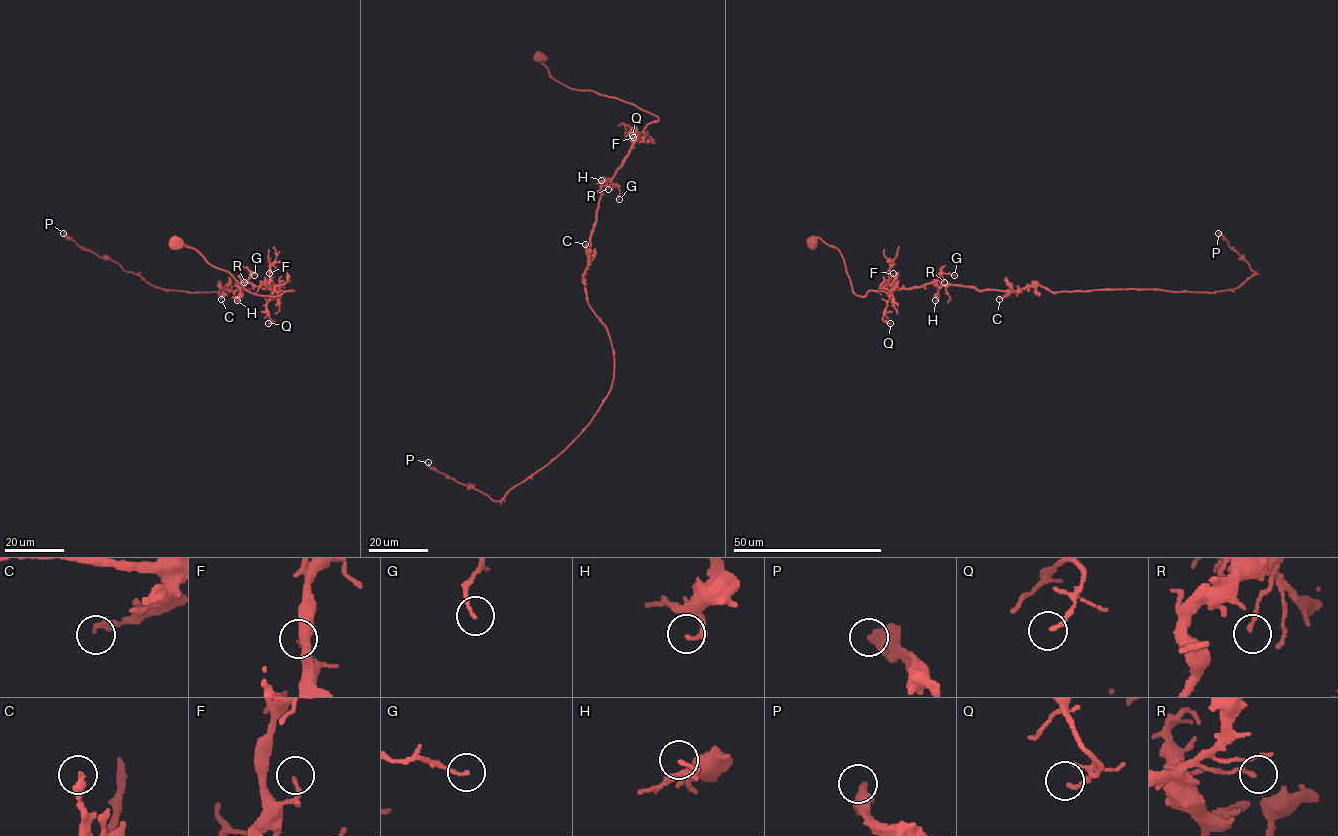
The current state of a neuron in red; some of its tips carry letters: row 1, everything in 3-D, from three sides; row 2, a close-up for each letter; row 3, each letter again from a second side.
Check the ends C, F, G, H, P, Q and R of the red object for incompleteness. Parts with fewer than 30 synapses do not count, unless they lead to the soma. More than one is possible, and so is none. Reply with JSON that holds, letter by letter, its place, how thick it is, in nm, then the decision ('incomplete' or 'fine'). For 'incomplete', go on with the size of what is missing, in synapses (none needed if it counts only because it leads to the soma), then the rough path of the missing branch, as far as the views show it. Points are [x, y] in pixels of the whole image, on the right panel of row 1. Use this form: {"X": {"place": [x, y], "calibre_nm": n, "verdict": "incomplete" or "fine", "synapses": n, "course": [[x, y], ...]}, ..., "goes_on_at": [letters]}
{"C": {"place": [999, 299], "calibre_nm": 280, "verdict": "fine"}, "F": {"place": [893, 273], "calibre_nm": 140, "verdict": "fine"}, "G": {"place": [954, 275], "calibre_nm": 110, "verdict": "fine"}, "H": {"place": [935, 300], "calibre_nm": 160, "verdict": "fine"}, "P": {"place": [1218, 233], "calibre_nm": 600, "verdict": "fine"}, "Q": {"place": [890, 323], "calibre_nm": 130, "verdict": "fine"}, "R": {"place": [944, 282], "calibre_nm": 140, "verdict": "fine"}, "goes_on_at": []}

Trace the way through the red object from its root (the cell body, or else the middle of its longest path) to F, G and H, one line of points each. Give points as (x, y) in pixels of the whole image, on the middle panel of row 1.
F: (538, 58), (554, 79), (571, 89), (591, 90), (631, 103), (658, 118), (638, 135), (634, 132), (633, 137)
G: (538, 58), (554, 79), (571, 89), (631, 103), (658, 118), (639, 135), (612, 179), (620, 191), (619, 199)
H: (538, 58), (554, 79), (571, 89), (631, 103), (658, 118), (639, 135), (615, 174), (606, 182), (601, 180)

